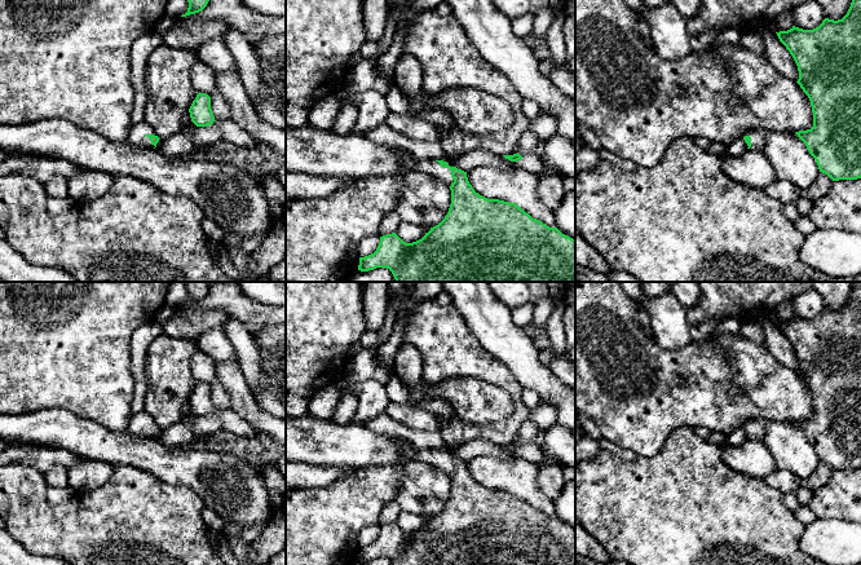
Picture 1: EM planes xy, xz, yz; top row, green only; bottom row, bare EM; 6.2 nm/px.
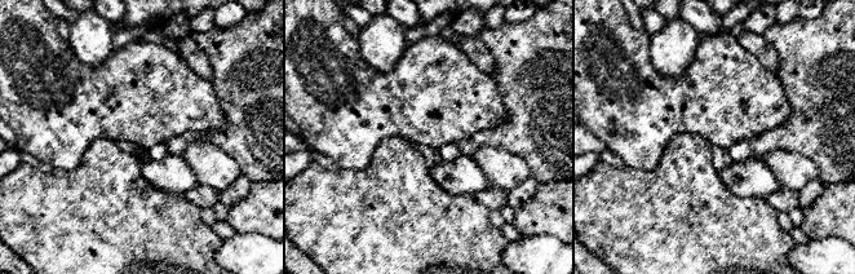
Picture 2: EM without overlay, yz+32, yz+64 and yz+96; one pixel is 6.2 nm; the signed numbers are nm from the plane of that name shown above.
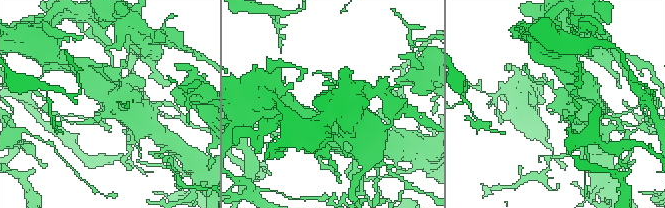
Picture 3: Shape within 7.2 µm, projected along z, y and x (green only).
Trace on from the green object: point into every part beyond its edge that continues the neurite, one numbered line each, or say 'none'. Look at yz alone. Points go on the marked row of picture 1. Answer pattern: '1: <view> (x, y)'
1: yz (758, 137)

